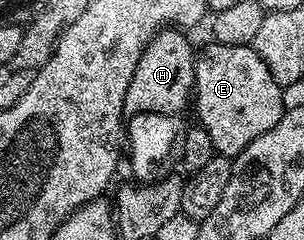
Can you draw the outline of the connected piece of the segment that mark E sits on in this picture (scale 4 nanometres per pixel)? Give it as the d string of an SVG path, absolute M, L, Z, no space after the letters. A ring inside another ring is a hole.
M212 45L205 51L205 56L195 63L195 105L197 101L196 122L211 137L216 154L235 157L255 137L267 133L267 129L275 129L287 110L287 102L281 96L283 87L272 76L267 61L251 45Z

